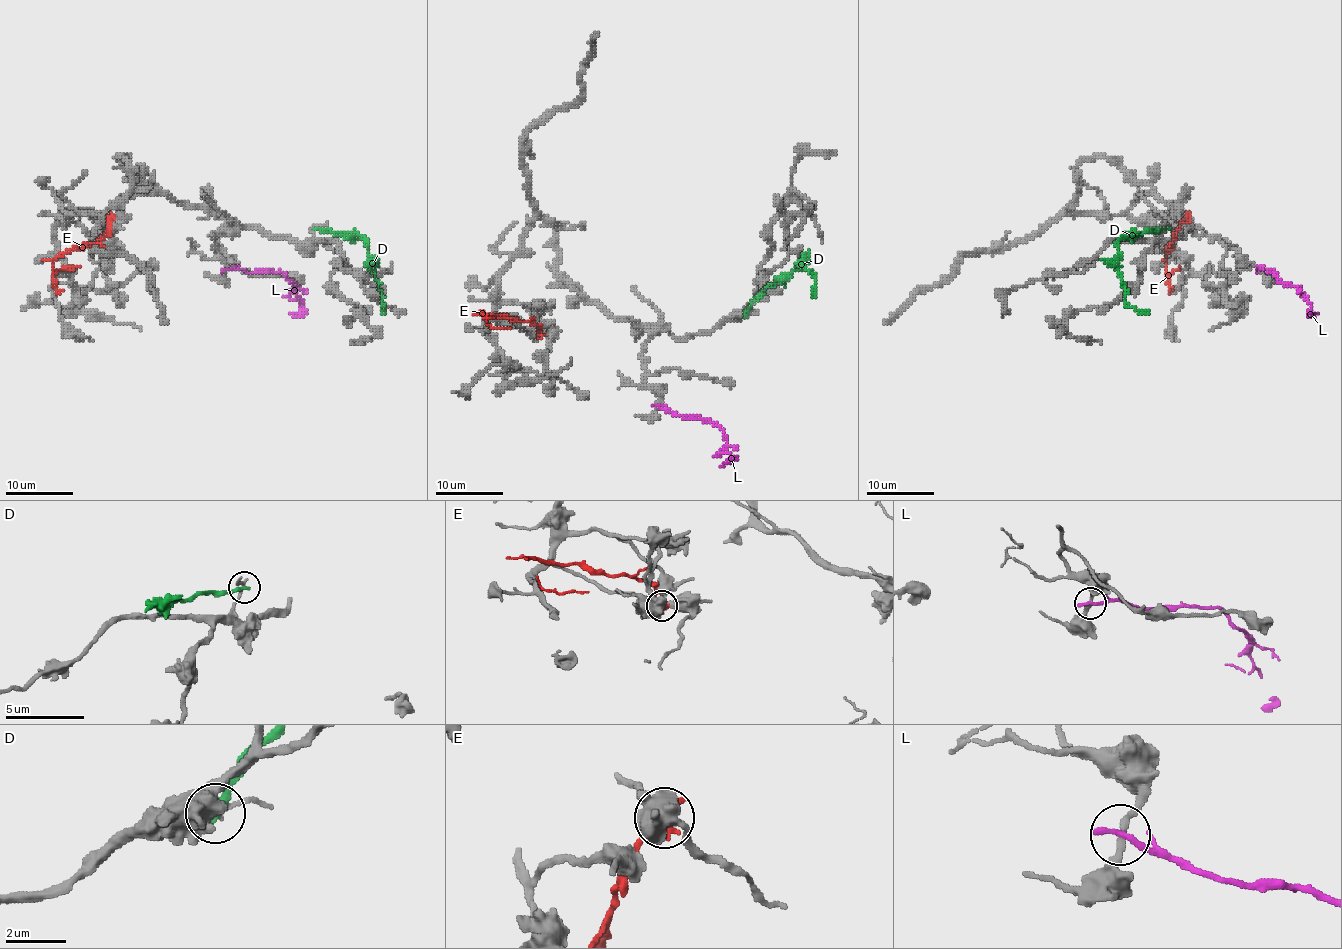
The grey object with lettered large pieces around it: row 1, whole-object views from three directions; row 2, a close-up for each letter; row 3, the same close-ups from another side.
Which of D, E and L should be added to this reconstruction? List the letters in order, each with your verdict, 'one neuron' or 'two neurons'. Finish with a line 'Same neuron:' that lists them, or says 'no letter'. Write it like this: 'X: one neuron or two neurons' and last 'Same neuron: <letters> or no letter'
D: two neurons
E: two neurons
L: two neurons
Same neuron: no letter

